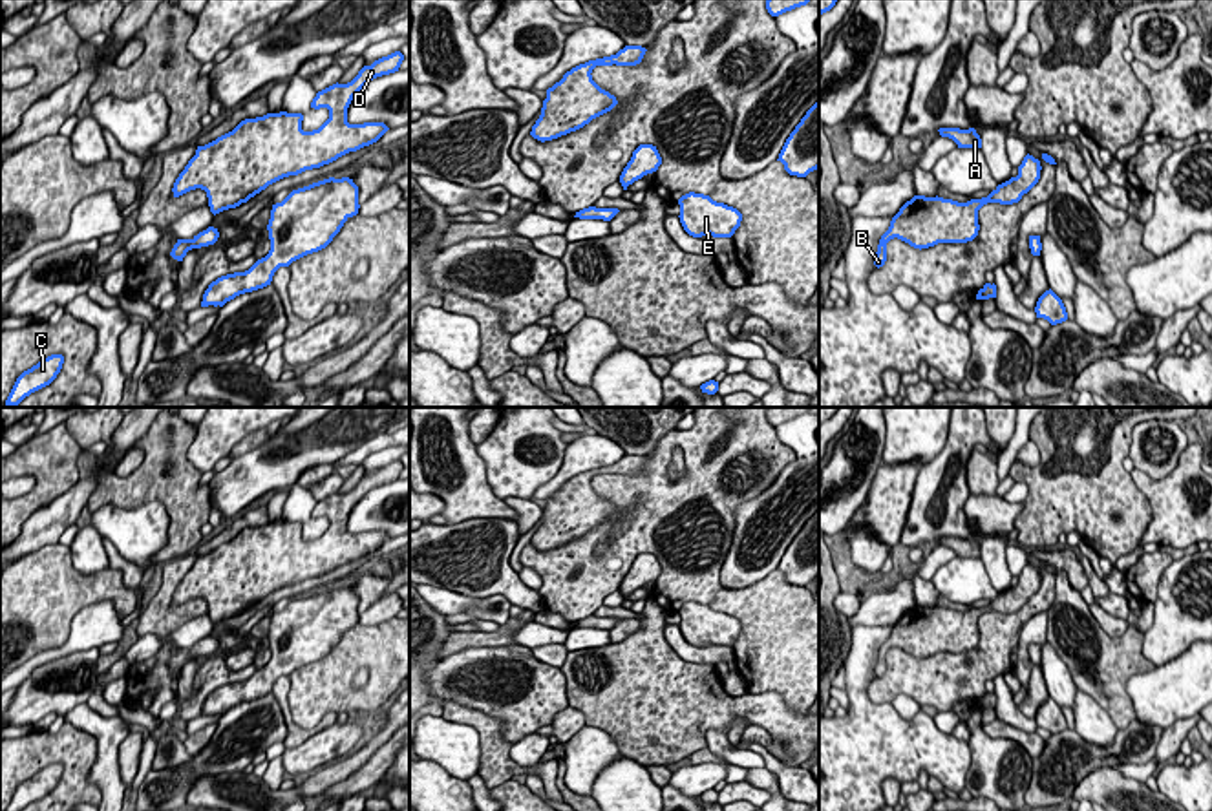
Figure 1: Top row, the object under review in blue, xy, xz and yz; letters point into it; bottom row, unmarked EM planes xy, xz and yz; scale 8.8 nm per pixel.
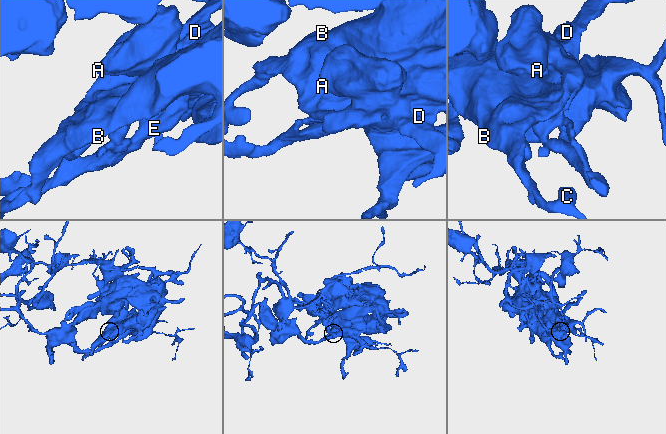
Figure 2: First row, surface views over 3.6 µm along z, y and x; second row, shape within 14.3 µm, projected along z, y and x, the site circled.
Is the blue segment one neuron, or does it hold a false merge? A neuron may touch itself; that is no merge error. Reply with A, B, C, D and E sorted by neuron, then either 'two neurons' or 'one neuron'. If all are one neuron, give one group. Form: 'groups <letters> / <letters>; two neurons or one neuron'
groups A B C D / E; two neurons

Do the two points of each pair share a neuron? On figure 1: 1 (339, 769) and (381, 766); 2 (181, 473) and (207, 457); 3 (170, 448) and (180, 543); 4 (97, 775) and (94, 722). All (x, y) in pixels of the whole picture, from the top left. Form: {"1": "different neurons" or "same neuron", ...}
{"1": "different neurons", "2": "different neurons", "3": "same neuron", "4": "same neuron"}

